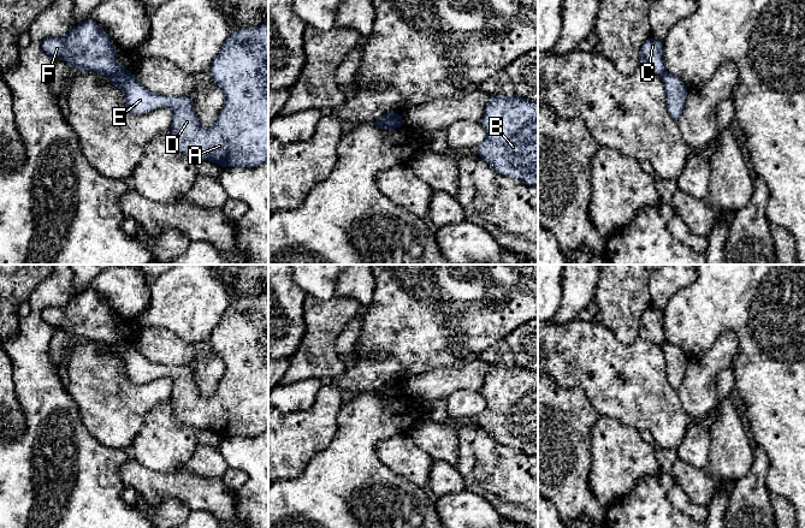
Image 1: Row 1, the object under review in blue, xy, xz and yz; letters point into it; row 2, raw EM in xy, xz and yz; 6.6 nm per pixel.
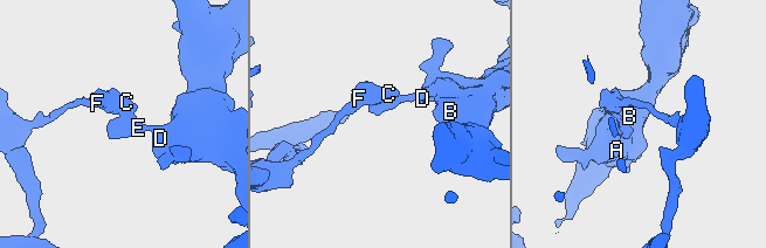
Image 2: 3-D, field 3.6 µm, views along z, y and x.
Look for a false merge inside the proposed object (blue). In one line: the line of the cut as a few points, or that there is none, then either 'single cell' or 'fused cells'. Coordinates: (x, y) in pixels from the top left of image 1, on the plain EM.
xz (400, 385), (394, 389), (377, 391) | fused cells

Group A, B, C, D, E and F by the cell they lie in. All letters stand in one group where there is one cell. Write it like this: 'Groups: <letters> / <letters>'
Groups: A B D E / C F

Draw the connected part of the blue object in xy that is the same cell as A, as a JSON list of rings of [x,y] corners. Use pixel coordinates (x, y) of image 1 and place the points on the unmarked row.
[[[268,292],[260,296],[237,299],[232,298],[225,309],[218,326],[213,330],[211,345],[225,364],[225,372],[214,393],[203,398],[194,382],[194,370],[188,366],[166,366],[153,363],[146,358],[132,342],[113,344],[106,352],[118,356],[125,369],[125,375],[132,384],[147,384],[155,376],[167,376],[173,381],[170,402],[174,417],[195,431],[211,429],[223,437],[256,437],[268,431]]]

